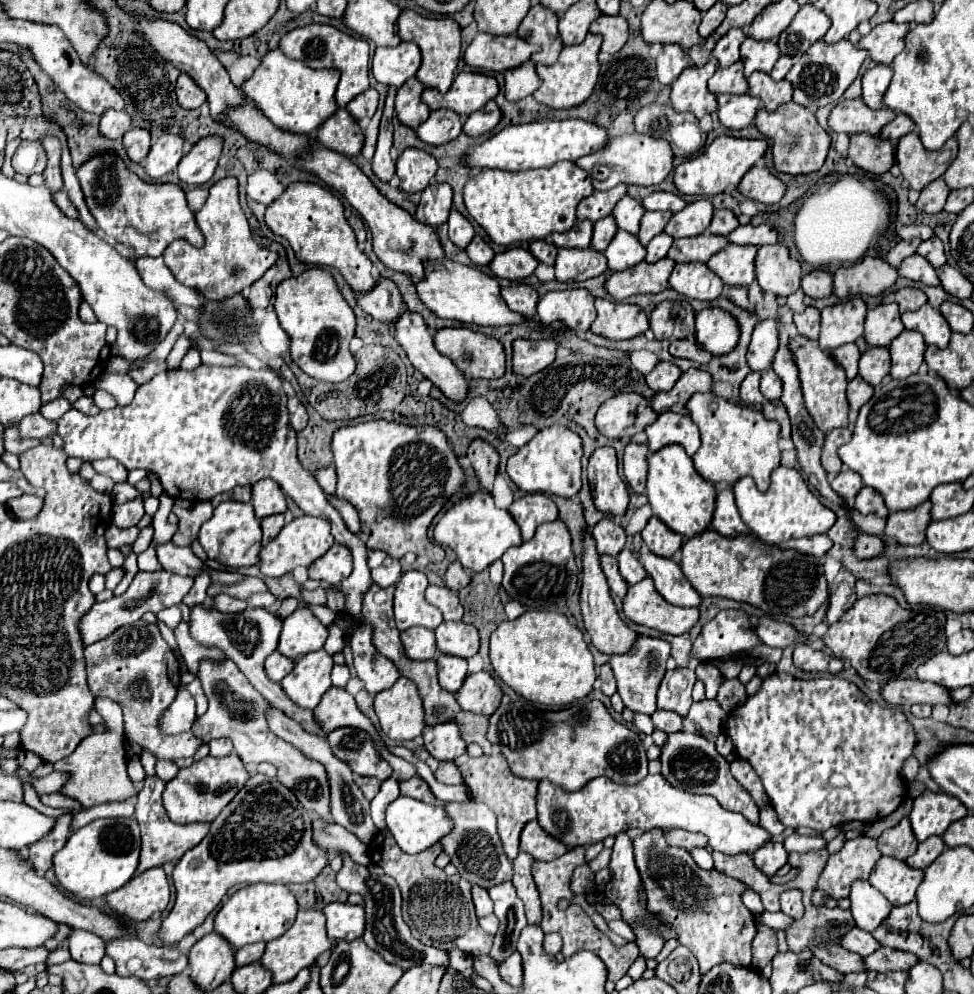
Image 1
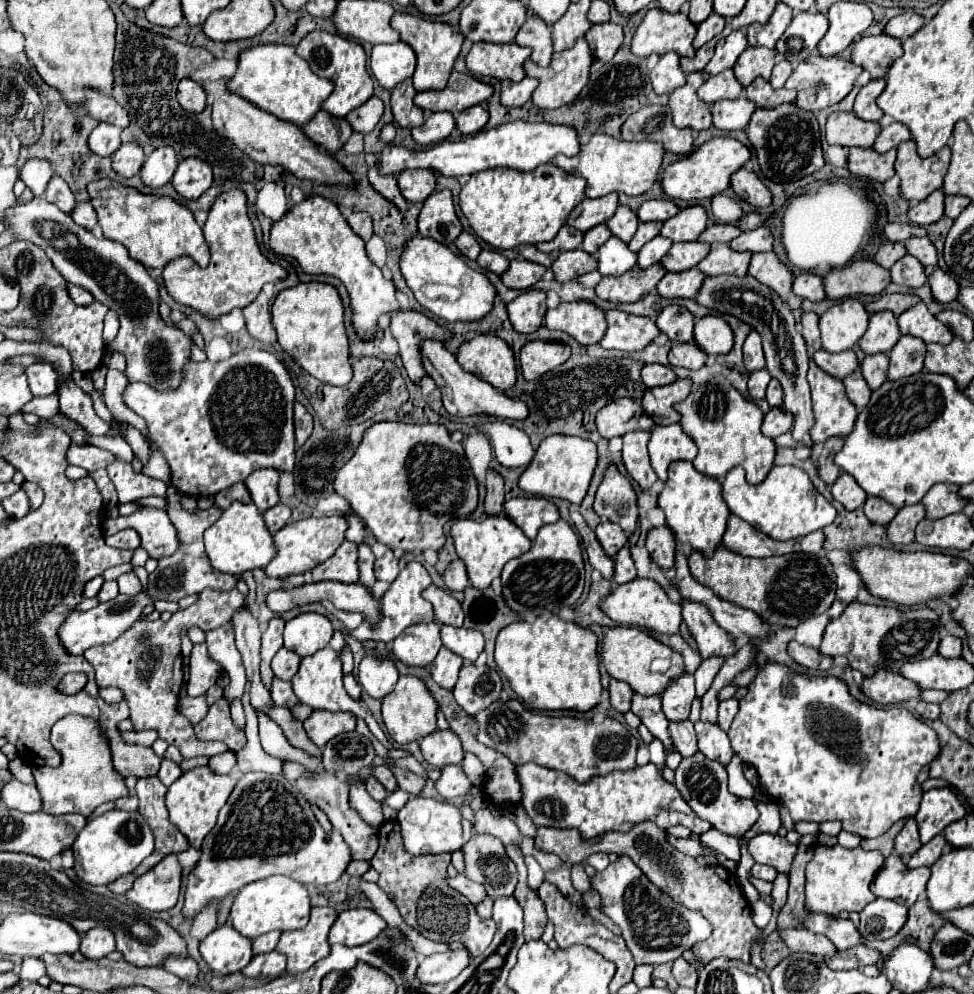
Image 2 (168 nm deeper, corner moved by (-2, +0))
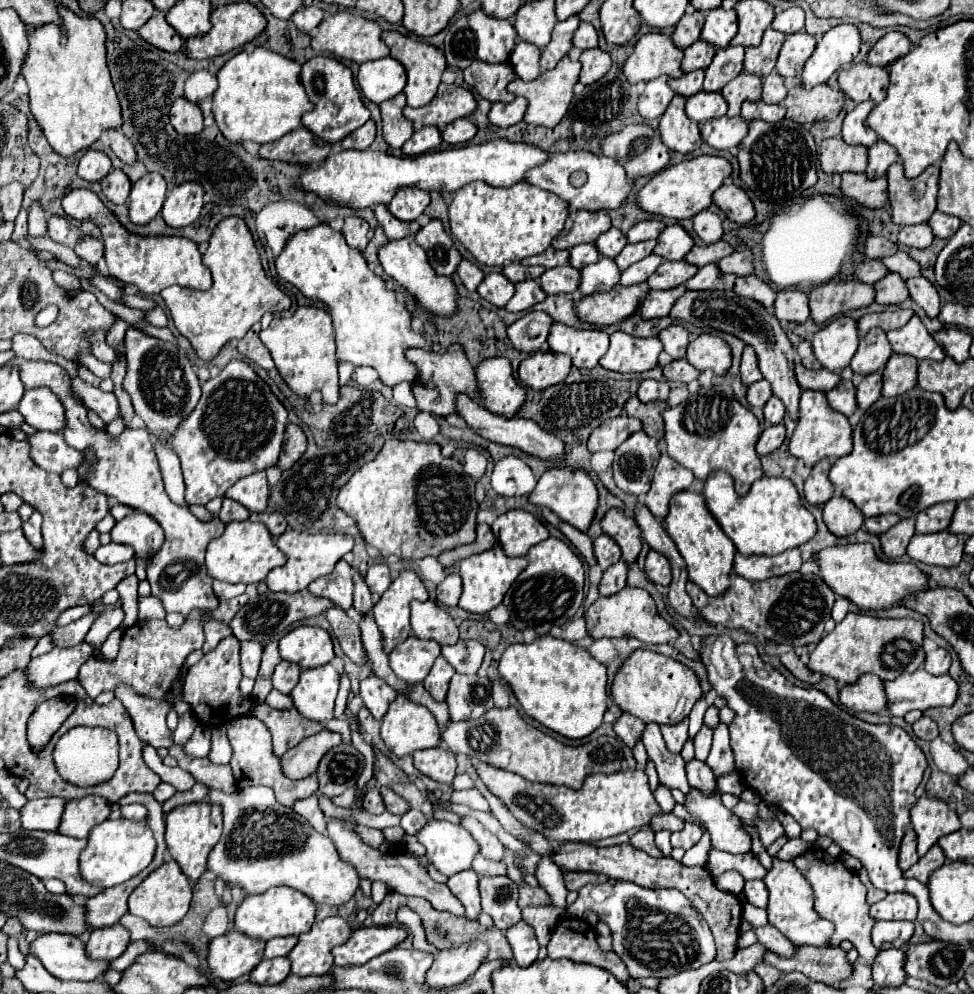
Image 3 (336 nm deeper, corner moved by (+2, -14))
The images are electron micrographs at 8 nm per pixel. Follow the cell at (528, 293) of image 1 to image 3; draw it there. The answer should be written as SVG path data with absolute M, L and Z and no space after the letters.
M528 312L512 326L508 326L508 338L516 350L532 354L546 342L552 322L554 320L546 312Z

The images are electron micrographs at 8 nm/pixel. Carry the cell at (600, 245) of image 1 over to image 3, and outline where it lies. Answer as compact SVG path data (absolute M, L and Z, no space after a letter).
M580 244L576 248L570 250L570 264L580 270L592 262L596 262L600 258L600 254L596 252L596 246L594 244Z

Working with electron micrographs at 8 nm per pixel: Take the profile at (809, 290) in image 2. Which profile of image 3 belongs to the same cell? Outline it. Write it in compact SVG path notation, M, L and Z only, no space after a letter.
M800 290L778 292L778 298L774 302L774 316L780 322L796 322L796 324L806 322L810 318L808 296Z

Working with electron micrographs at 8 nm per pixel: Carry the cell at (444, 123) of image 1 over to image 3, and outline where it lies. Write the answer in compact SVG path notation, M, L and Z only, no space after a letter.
M424 126L412 134L412 138L402 146L402 152L408 156L418 156L418 154L434 150L440 142L442 142L440 130L432 126Z

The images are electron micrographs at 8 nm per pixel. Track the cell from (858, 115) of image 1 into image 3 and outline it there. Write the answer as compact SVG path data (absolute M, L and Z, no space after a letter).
M826 138L820 144L820 168L828 174L844 174L844 172L864 172L866 170L866 154L864 146L848 146L842 138Z

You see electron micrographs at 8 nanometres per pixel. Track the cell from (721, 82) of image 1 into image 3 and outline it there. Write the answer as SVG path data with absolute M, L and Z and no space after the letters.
M702 90L686 100L686 116L690 120L696 120L698 124L702 124L704 120L726 116L726 110L728 110L728 104L720 92L708 94Z

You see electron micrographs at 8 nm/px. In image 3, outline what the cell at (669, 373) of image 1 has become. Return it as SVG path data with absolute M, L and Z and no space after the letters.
M644 380L638 388L638 398L640 402L654 402L654 400L668 400L668 384L658 382L658 380Z

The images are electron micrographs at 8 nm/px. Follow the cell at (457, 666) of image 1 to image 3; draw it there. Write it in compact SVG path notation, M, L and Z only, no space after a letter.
M438 656L430 674L424 680L424 688L430 692L430 696L436 702L444 702L446 700L446 692L448 692L448 682L454 676L454 668L442 658Z

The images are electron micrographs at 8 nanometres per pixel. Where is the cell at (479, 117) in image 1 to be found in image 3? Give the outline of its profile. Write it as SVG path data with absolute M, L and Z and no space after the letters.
M458 118L456 122L448 124L442 130L442 140L450 146L456 146L456 144L464 144L472 140L474 134L476 134L476 124L470 118Z

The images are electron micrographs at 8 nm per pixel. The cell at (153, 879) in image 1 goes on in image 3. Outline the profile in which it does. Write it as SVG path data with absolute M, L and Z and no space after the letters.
M166 860L160 868L150 872L138 884L138 888L130 894L128 906L130 906L130 914L148 920L152 926L172 926L184 918L184 914L188 912L190 900L192 900L192 888L188 878L182 874L176 860Z

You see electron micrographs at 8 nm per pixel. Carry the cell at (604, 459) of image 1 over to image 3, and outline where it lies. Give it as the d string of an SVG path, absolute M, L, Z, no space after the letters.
M614 508L604 516L602 530L604 534L616 540L616 544L622 550L622 560L626 562L626 566L636 562L642 550L642 538L640 538L640 528L636 528L636 522L632 520L632 516L626 516L622 510Z

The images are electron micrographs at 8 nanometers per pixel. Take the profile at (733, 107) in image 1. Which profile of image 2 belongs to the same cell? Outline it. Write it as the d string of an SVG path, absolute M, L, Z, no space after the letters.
M744 96L736 100L718 100L712 104L714 126L720 130L744 130L754 110L756 104Z

